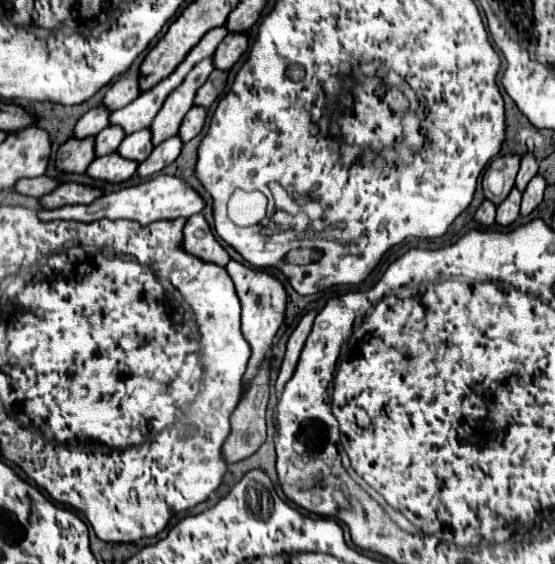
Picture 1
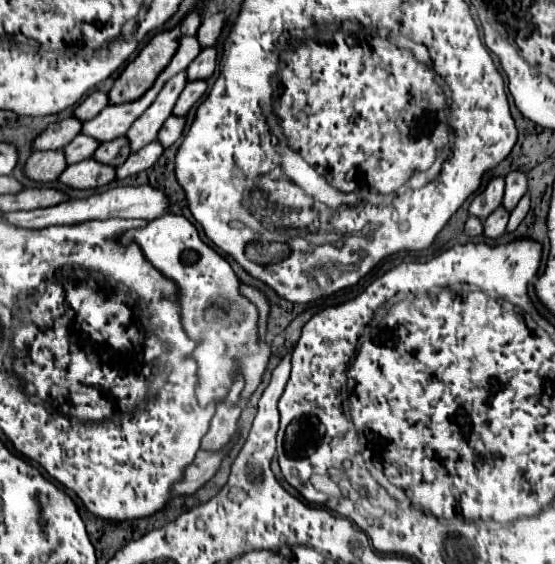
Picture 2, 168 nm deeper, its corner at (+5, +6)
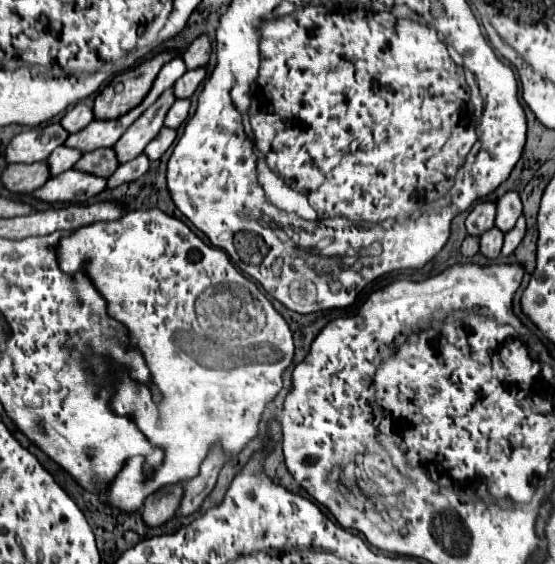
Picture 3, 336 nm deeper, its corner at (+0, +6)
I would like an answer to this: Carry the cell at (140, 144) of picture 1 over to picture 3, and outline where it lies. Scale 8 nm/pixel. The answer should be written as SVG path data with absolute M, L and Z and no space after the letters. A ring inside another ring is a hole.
M98 148L94 152L86 152L84 158L80 158L80 162L76 162L74 168L108 178L110 174L114 174L114 170L118 166L120 166L120 162L114 154L114 148Z

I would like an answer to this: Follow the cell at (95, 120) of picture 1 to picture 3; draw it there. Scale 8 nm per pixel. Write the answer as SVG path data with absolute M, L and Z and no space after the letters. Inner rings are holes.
M48 124L44 128L32 128L26 132L20 132L6 148L6 160L10 164L32 164L42 162L50 156L50 152L58 146L62 146L68 138L68 130L64 130L60 124Z

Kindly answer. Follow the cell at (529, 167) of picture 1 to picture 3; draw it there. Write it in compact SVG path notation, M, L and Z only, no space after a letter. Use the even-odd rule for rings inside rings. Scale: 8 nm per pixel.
M510 190L506 192L500 200L498 200L498 212L496 212L496 228L500 228L502 232L508 232L518 216L522 214L522 200L520 200L520 194Z

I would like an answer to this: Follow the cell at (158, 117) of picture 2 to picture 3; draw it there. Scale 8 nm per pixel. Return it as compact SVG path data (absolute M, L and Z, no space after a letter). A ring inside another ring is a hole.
M168 88L126 132L124 136L114 144L116 156L120 162L128 162L134 160L136 156L140 156L144 152L144 148L148 146L148 142L154 140L154 136L158 136L160 128L164 126L164 118L170 110L170 106L176 102L174 98L174 88Z

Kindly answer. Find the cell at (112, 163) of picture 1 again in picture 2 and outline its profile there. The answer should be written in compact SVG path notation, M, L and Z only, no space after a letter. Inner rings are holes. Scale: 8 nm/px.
M89 158L85 162L65 168L59 176L59 182L69 188L75 188L75 190L87 190L87 188L107 186L113 178L115 178L113 166L105 166L105 164L99 164L93 158Z

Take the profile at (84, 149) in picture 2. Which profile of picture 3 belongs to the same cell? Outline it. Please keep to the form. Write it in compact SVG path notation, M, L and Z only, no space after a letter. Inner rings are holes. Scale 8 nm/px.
M58 146L58 150L54 150L50 154L50 158L46 160L50 164L50 172L52 176L58 176L70 168L74 168L74 164L84 156L82 150L72 150L68 146Z

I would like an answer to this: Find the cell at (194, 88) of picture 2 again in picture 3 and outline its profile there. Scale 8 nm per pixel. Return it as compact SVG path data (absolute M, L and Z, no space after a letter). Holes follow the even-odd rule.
M188 98L176 100L174 106L170 108L170 114L168 114L166 120L164 120L164 126L178 128L178 126L188 118L188 112L190 112L190 100L188 100Z

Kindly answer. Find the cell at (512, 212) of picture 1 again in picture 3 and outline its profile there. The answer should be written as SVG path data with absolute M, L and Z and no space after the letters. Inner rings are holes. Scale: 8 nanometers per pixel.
M494 226L492 230L488 230L486 234L480 236L480 252L488 258L498 258L500 250L502 250L502 242L504 242L504 234L502 234L502 230L498 230Z

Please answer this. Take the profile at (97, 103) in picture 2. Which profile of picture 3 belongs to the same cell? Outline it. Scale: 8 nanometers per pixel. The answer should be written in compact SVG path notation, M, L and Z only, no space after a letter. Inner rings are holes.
M80 102L80 104L76 104L72 110L68 110L68 112L64 114L64 118L60 120L60 124L62 124L68 132L78 132L78 130L86 128L92 120L94 120L92 106Z

